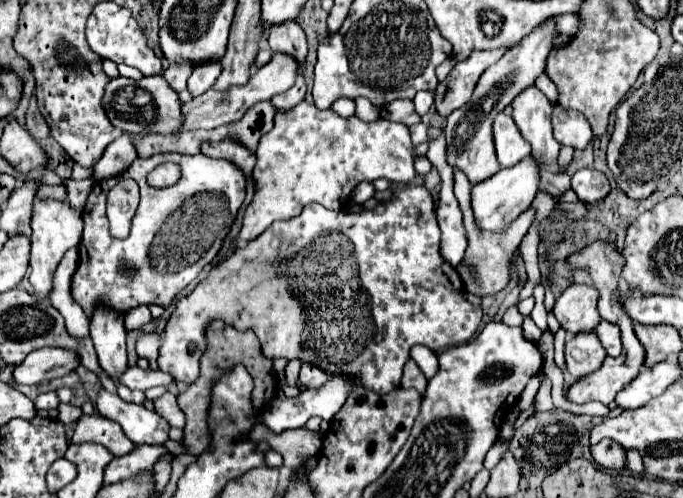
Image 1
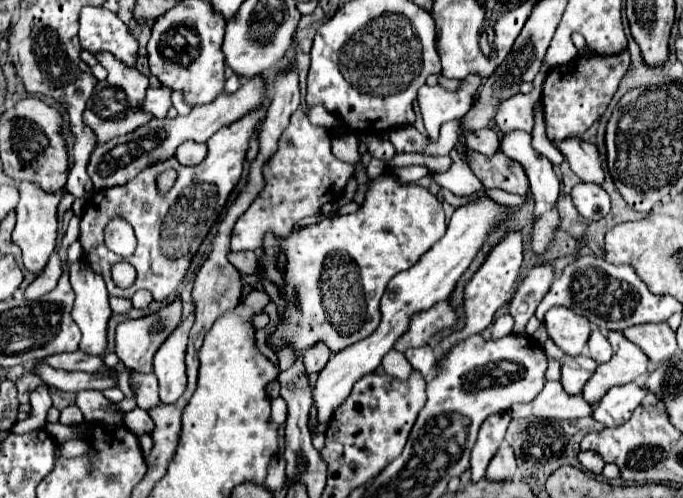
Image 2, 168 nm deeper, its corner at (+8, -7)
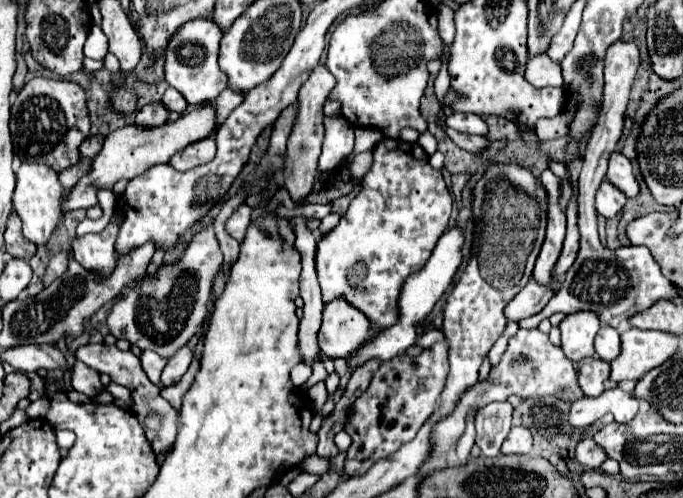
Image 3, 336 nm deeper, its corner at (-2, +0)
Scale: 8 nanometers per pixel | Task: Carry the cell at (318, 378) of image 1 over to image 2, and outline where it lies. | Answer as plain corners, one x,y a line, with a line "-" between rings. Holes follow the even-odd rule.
317,342
315,346
311,346
311,348
305,350
303,358
305,358
305,368
307,368
309,374
321,372
323,366
327,364
327,360
331,358
331,350
323,342

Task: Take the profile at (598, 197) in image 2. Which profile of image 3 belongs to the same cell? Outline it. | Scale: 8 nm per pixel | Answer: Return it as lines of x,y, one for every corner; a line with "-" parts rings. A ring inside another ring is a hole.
607,179
599,185
597,195
595,195
597,213
603,215
605,219
615,217
623,209
625,201
627,201
627,197
619,189
615,189
615,185
611,185

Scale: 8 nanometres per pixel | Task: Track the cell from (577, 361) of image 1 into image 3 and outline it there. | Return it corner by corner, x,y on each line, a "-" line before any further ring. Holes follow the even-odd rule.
597,355
585,357
577,369
579,387
587,397
597,397
603,393
603,381
609,377
609,363

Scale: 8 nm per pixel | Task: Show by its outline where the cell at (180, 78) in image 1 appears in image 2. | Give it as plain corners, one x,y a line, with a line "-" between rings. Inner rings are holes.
149,88
147,96
141,104
143,112
149,112
153,118
165,118
171,108
171,92
167,88

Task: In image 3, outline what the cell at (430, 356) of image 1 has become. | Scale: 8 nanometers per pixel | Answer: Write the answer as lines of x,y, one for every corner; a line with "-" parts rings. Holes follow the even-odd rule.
429,327
429,329
425,329
425,331
419,335
417,345
419,345
421,349
427,349
427,347
431,347
435,341
441,341
441,339
443,339
443,333
441,333
439,329
435,329
435,327

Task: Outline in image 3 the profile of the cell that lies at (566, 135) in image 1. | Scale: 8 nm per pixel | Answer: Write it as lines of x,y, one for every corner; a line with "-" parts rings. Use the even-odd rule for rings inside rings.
619,151
611,153
611,157
609,157
607,181
611,181
615,187
619,187
627,197
635,197
639,193
639,185
637,185
635,177
633,177
631,163

